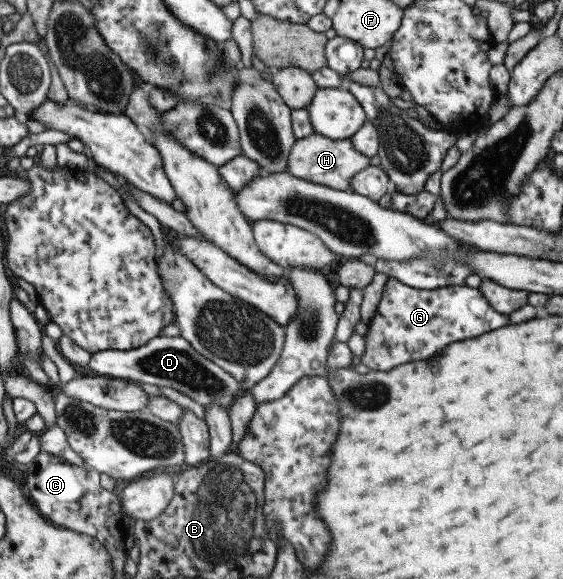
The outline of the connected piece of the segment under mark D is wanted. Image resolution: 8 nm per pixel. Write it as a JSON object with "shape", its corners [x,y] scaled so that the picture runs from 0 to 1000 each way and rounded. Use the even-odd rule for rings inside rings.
{"shape":[[[284,577],[266,585],[256,598],[226,606],[172,606],[163,611],[156,632],[176,649],[306,668],[362,703],[375,703],[378,698],[407,703],[433,675],[409,644],[343,603],[343,598],[320,579],[297,582]]]}

